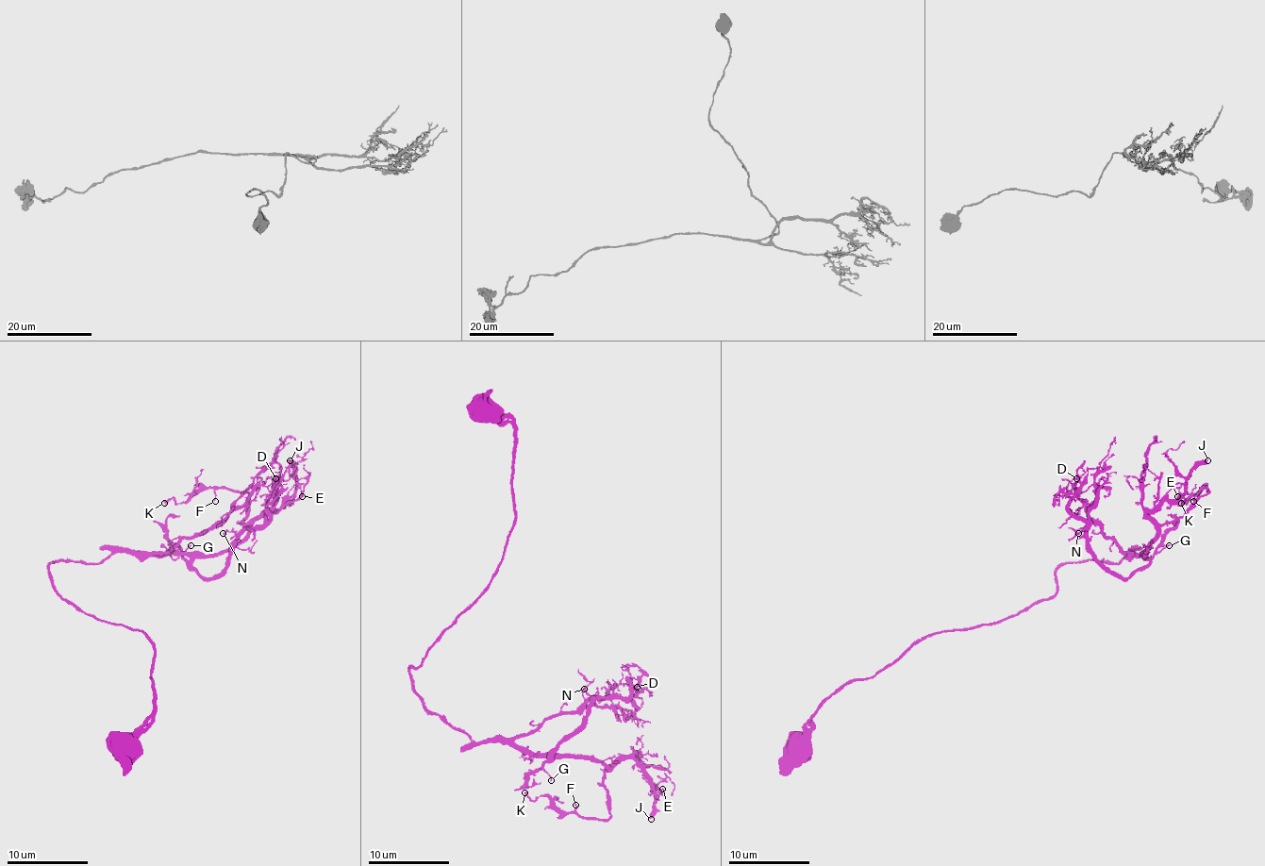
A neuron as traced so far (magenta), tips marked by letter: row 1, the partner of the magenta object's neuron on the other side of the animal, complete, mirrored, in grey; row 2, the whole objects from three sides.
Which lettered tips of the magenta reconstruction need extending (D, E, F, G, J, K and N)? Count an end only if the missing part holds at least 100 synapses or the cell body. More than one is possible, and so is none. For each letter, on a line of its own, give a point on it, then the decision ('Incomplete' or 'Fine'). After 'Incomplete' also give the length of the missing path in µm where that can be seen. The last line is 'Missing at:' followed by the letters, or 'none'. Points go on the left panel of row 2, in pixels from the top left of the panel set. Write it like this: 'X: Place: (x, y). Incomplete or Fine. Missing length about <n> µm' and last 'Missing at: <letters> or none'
D: Place: (275, 478). Fine
E: Place: (302, 496). Fine
F: Place: (215, 501). Fine
G: Place: (191, 545). Fine
J: Place: (290, 460). Fine
K: Place: (164, 503). Fine
N: Place: (223, 533). Fine
Missing at: none

